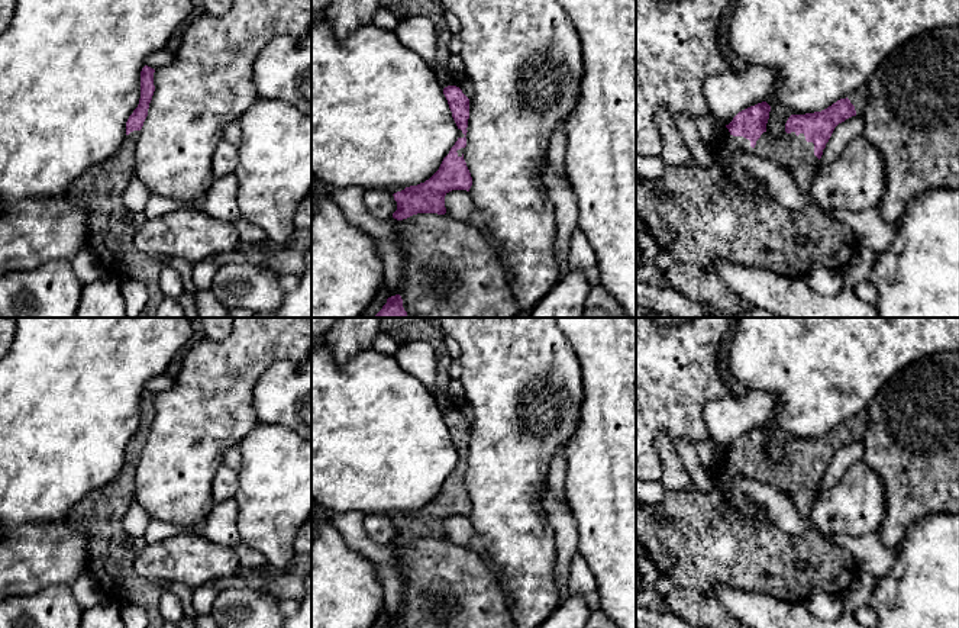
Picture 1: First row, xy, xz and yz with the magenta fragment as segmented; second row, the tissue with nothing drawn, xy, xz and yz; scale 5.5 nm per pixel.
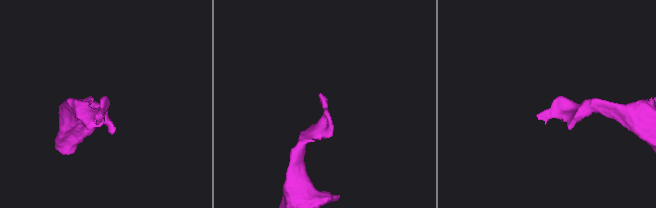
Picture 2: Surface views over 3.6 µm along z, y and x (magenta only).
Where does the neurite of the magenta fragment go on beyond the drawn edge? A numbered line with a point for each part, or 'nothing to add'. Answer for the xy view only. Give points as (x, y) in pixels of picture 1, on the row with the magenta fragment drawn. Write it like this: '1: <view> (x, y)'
1: xy (112, 225)

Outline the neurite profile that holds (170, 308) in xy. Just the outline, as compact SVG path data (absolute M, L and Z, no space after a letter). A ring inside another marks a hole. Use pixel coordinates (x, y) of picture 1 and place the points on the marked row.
M164 297L161 302L156 318L185 318L178 299Z

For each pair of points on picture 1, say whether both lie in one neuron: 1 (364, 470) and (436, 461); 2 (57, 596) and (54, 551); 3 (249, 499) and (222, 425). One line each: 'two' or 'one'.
1: one
2: two
3: two

